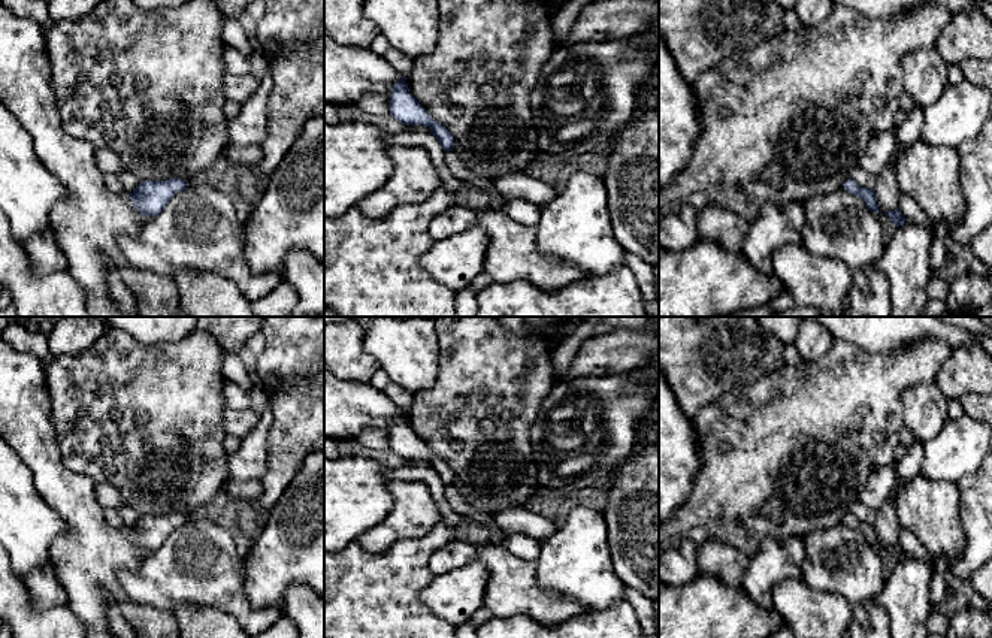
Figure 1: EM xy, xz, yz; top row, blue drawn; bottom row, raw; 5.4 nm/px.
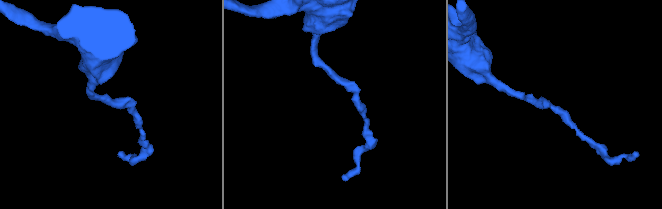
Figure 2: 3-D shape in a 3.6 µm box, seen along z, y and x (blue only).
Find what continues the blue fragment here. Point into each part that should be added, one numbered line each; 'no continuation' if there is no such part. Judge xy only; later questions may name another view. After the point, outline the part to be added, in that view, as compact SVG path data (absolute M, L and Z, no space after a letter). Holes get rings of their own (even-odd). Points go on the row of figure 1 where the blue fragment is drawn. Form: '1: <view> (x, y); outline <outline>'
no continuation

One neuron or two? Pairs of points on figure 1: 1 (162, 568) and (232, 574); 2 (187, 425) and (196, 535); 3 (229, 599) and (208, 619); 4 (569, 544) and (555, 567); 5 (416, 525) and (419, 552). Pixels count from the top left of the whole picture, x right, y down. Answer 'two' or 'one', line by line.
1: one
2: two
3: two
4: one
5: two

